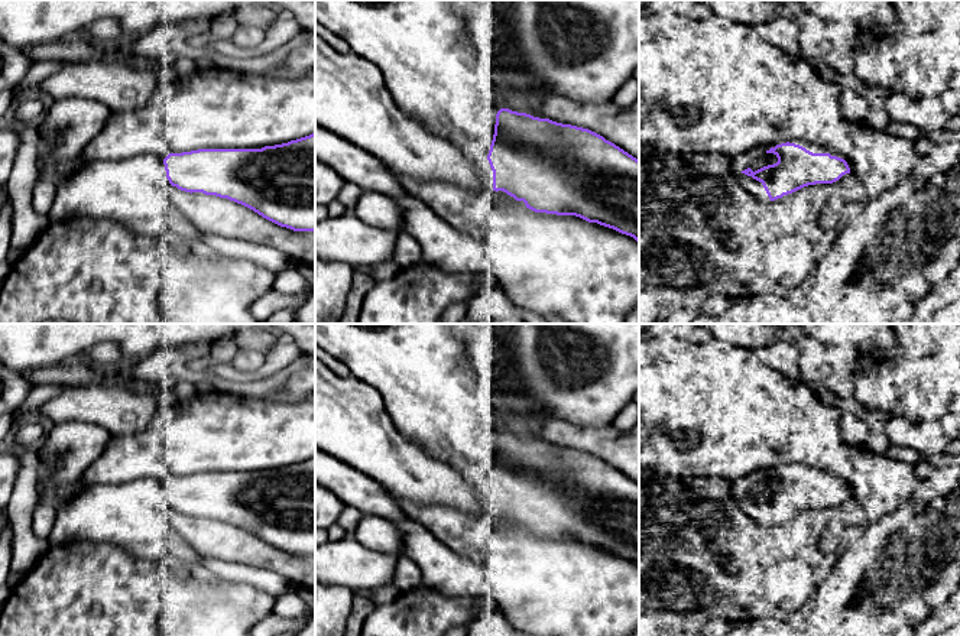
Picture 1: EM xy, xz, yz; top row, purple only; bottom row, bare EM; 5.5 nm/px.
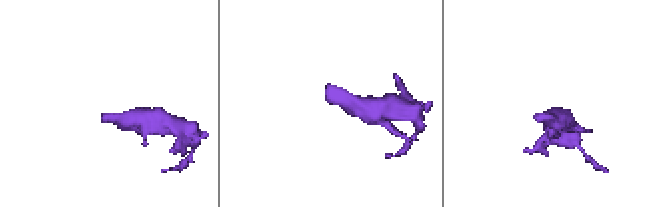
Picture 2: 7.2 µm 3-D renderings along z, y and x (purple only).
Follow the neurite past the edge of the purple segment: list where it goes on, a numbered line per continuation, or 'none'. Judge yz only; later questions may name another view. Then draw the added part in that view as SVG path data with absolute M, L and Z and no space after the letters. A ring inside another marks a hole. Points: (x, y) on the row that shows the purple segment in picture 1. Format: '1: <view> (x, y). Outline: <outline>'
1: yz (834, 190). Outline: M852 173L843 175L839 181L833 184L823 184L827 186L827 191L831 197L840 197L841 191L849 188L854 182L854 178Z

